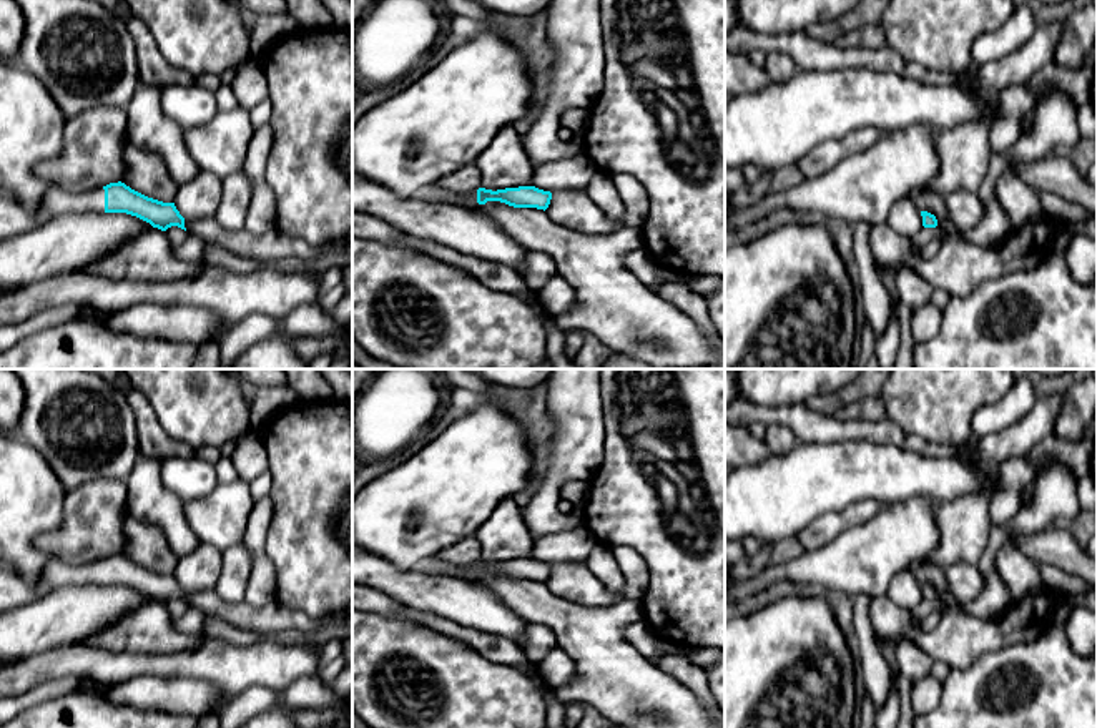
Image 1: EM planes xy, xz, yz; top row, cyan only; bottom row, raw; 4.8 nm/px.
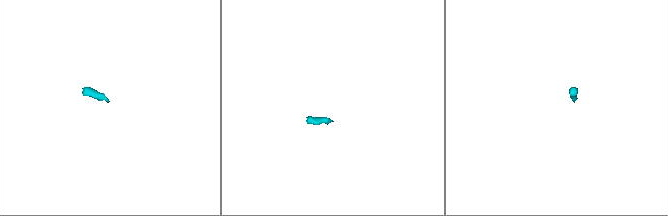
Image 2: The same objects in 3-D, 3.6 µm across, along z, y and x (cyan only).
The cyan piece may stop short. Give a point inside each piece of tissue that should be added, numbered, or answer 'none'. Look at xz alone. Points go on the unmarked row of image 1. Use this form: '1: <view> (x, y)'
1: xz (432, 565)

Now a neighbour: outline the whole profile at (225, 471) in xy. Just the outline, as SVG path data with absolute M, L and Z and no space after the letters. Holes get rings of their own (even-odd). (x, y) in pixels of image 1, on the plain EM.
M221 455L218 459L218 462L214 464L214 470L216 470L216 479L219 484L233 484L239 480L231 459L226 455Z

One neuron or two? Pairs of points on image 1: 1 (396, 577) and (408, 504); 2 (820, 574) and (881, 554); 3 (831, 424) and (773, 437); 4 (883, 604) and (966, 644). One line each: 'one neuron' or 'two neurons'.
1: two neurons
2: one neuron
3: two neurons
4: one neuron

